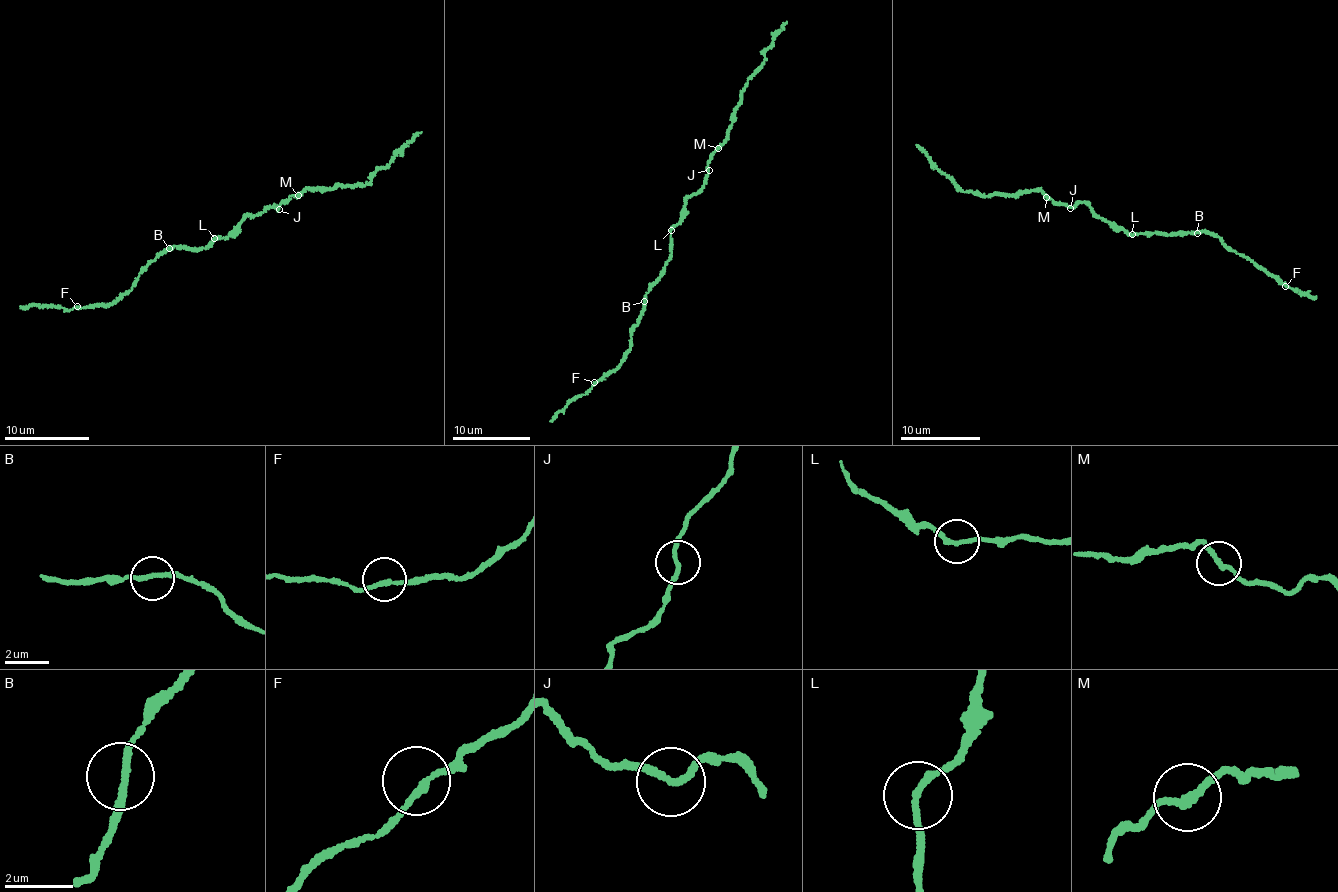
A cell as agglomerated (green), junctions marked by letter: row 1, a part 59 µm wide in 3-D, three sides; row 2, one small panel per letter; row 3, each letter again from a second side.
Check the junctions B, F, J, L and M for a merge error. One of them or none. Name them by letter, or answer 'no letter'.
no letter

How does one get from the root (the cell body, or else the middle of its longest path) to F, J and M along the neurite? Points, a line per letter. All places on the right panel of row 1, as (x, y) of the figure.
F: (1121, 229), (1131, 235), (1210, 233), (1222, 237), (1226, 246), (1253, 260), (1285, 286)
J: (1121, 229), (1098, 218), (1085, 203), (1078, 202), (1070, 208)
M: (1121, 229), (1098, 218), (1085, 203), (1072, 206), (1046, 197)

